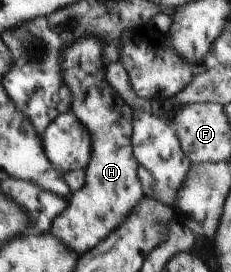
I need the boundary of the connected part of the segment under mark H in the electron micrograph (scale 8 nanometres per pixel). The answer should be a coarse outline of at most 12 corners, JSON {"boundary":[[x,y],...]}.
{"boundary":[[100,41],[66,46],[70,111],[90,133],[83,188],[51,234],[95,248],[143,198],[134,110]]}

